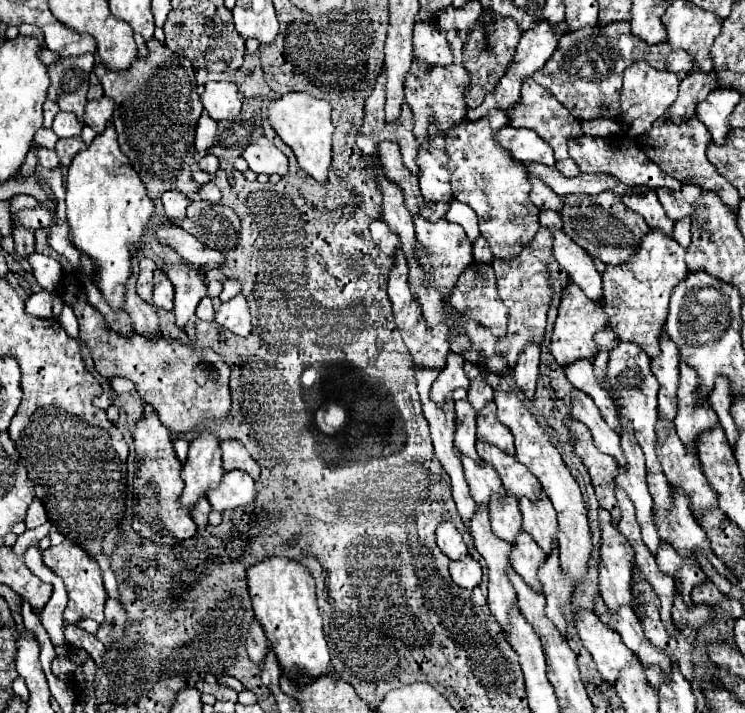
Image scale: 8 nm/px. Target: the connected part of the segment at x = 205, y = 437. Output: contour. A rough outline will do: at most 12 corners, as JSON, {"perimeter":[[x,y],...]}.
{"perimeter":[[203,431],[191,445],[177,499],[191,509],[225,471],[217,437]]}

